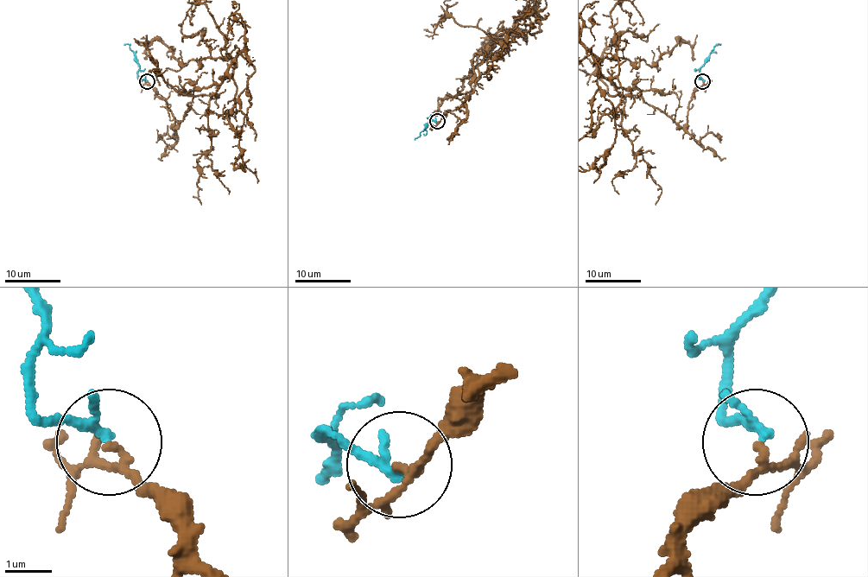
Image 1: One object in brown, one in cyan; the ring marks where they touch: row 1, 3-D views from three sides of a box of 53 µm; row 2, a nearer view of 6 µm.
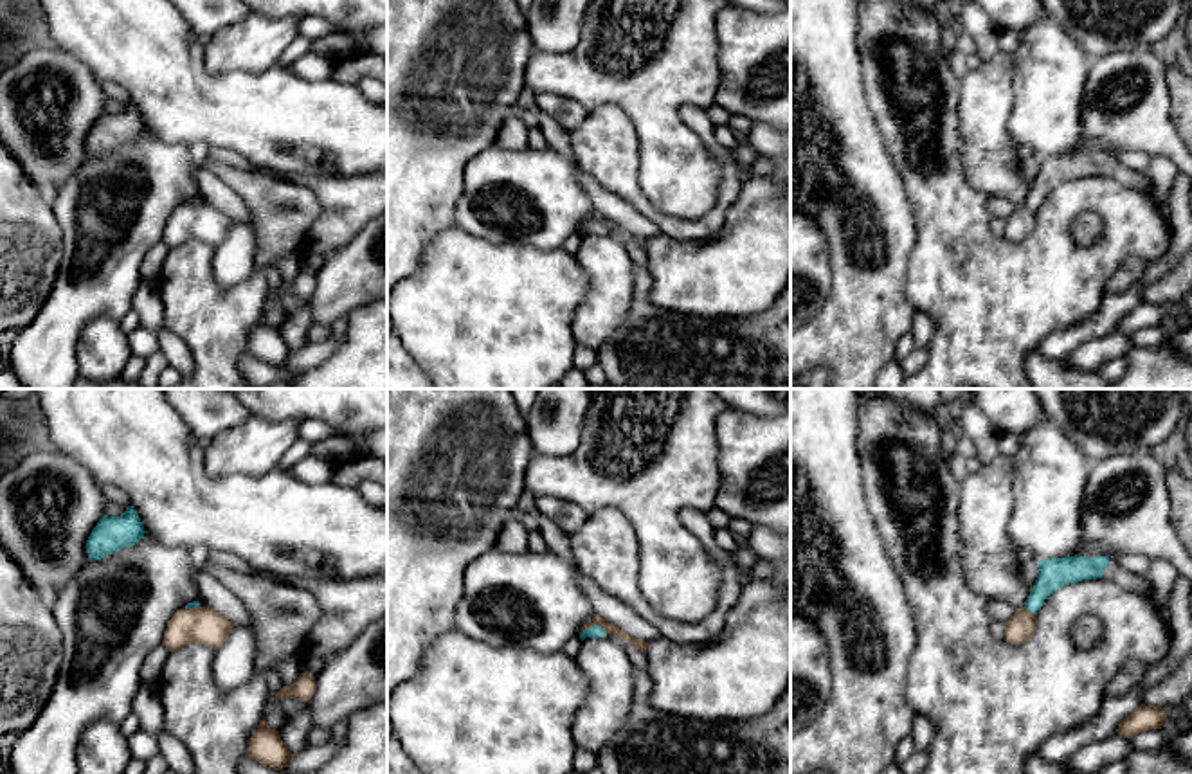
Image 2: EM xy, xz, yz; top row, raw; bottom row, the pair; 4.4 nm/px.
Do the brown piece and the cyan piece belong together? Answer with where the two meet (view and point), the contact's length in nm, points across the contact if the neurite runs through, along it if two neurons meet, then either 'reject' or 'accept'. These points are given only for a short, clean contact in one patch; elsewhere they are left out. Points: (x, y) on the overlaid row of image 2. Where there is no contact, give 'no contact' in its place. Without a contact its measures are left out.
xz (593, 625) | 110 nm | along xz (605, 630), (591, 625), (582, 632) | reject

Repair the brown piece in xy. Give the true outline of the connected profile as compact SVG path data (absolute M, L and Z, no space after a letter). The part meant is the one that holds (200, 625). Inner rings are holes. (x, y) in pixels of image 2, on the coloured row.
M205 607L182 608L169 619L162 644L169 652L194 643L209 648L220 646L234 625L236 623Z

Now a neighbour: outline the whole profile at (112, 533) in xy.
M128 506L121 517L104 515L86 540L88 558L101 560L122 547L131 547L144 533L144 526L133 506Z

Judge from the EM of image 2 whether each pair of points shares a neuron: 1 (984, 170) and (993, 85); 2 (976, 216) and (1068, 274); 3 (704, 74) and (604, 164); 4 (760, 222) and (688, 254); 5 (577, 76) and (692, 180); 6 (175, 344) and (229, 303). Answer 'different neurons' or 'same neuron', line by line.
1: same neuron
2: same neuron
3: different neurons
4: same neuron
5: same neuron
6: different neurons

